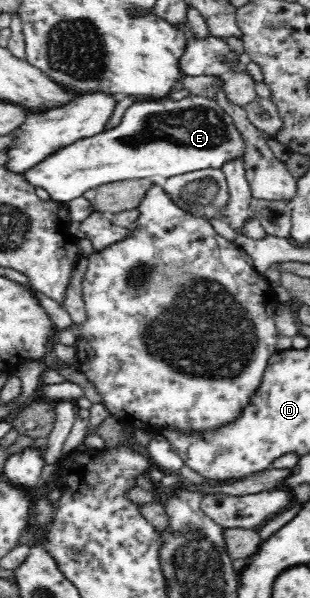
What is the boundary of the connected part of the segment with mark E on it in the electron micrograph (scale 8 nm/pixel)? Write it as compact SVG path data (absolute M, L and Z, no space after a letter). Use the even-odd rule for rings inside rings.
M190 94L183 99L170 96L152 98L148 102L134 104L126 109L120 122L104 132L75 140L72 144L48 155L34 168L22 172L20 177L34 187L45 190L54 203L67 206L72 200L81 198L91 188L122 180L154 179L162 182L172 176L179 176L195 170L222 168L227 160L243 154L244 136L234 125L233 118L216 104L214 98Z

